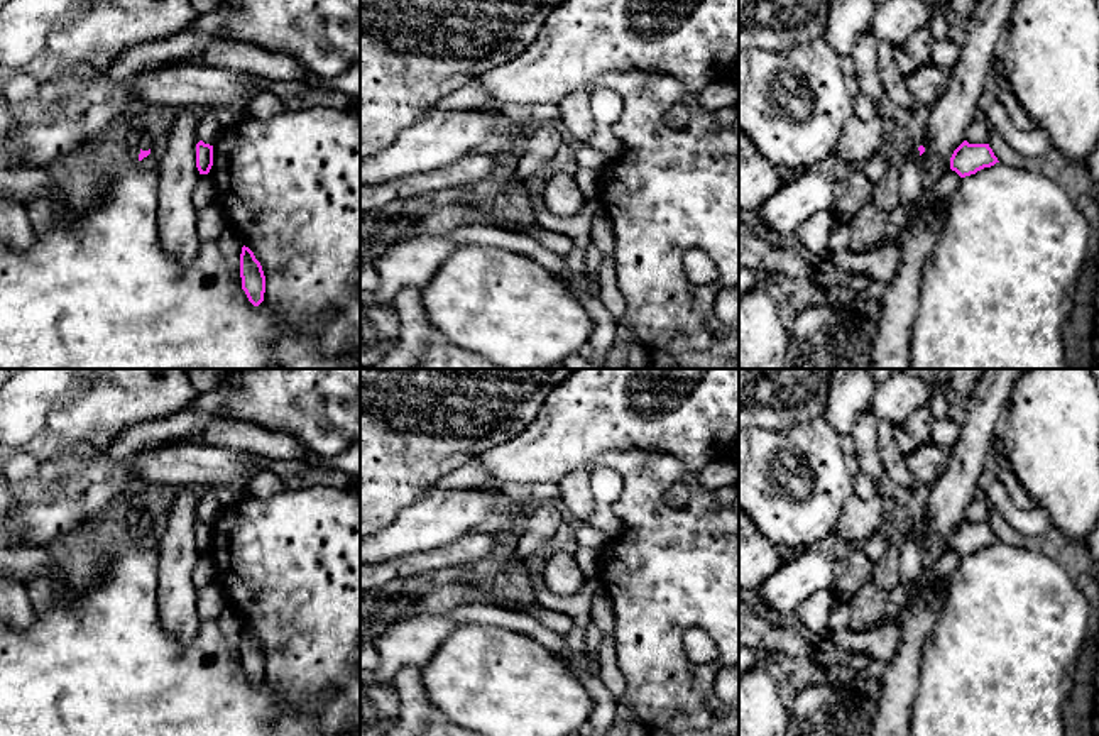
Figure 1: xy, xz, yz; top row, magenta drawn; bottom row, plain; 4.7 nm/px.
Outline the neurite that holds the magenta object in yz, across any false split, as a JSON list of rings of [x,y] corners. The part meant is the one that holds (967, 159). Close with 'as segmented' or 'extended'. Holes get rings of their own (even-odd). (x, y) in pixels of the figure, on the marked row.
[[[964,140],[950,157],[950,169],[965,178],[996,162],[999,161],[989,144],[969,144]]]; as segmented

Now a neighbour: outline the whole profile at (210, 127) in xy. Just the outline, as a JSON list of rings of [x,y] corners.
[[[203,108],[201,118],[200,118],[200,140],[213,146],[213,142],[218,137],[221,129],[223,127],[216,118],[215,110],[213,108]]]

